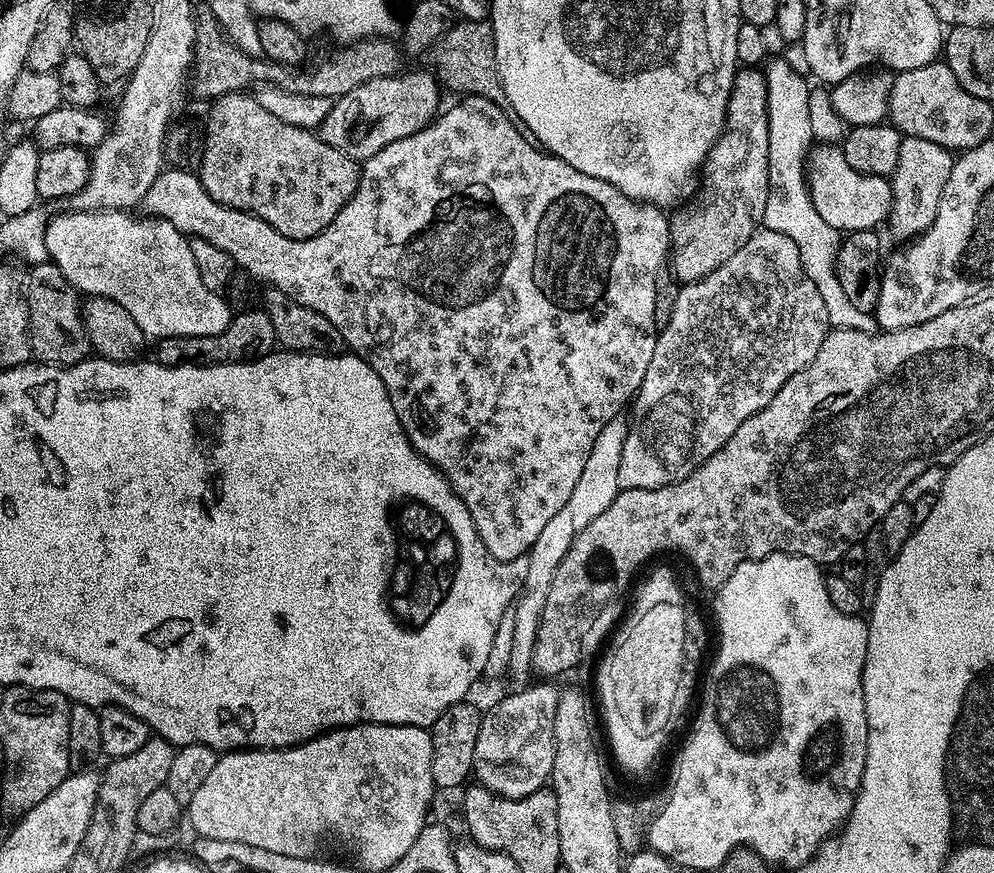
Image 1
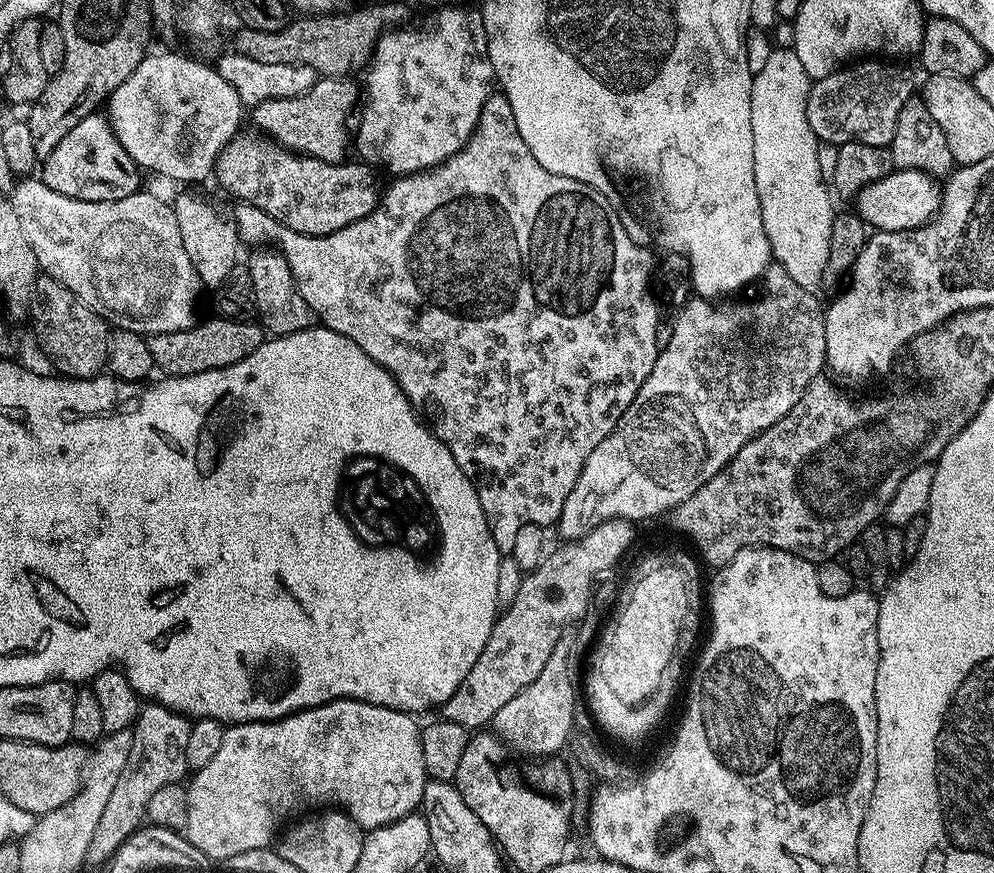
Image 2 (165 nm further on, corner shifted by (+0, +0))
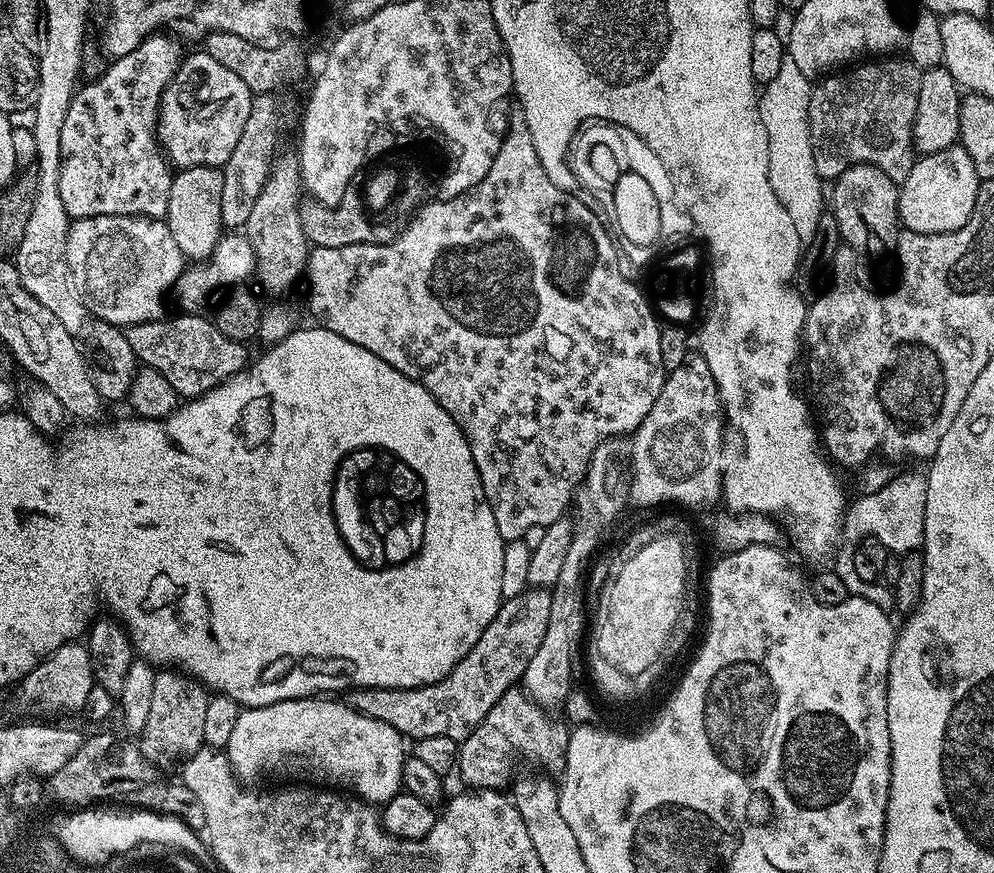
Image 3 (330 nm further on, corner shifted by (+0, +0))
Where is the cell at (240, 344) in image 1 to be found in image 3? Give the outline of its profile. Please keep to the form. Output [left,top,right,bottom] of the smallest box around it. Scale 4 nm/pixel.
[123,314,250,398]

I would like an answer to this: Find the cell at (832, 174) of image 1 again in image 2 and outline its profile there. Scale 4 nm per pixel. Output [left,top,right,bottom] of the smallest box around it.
[854,168,941,232]

